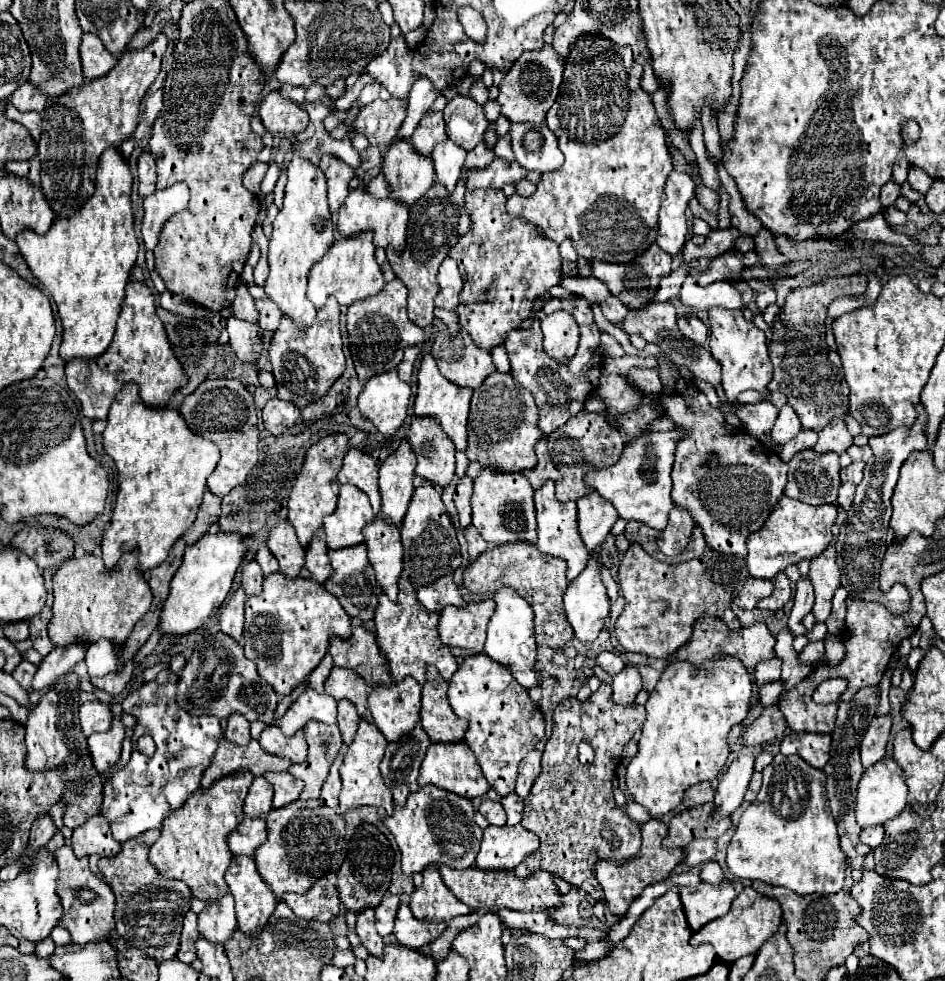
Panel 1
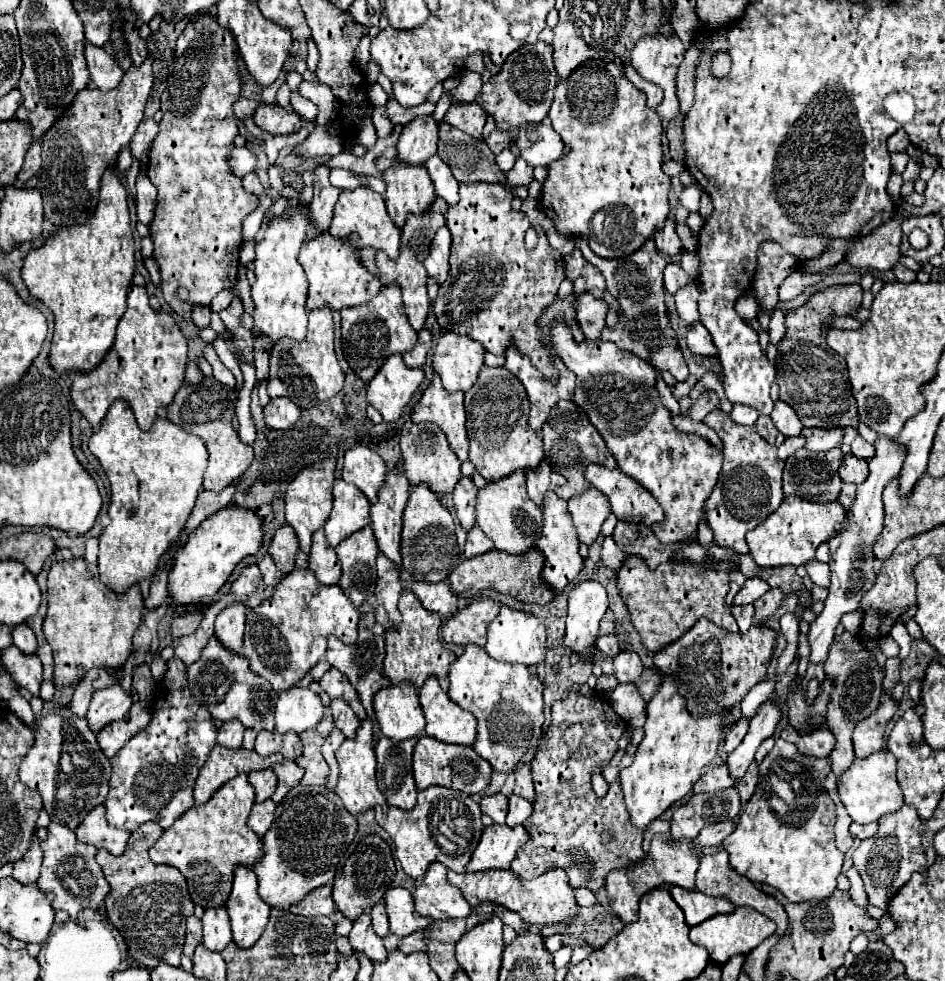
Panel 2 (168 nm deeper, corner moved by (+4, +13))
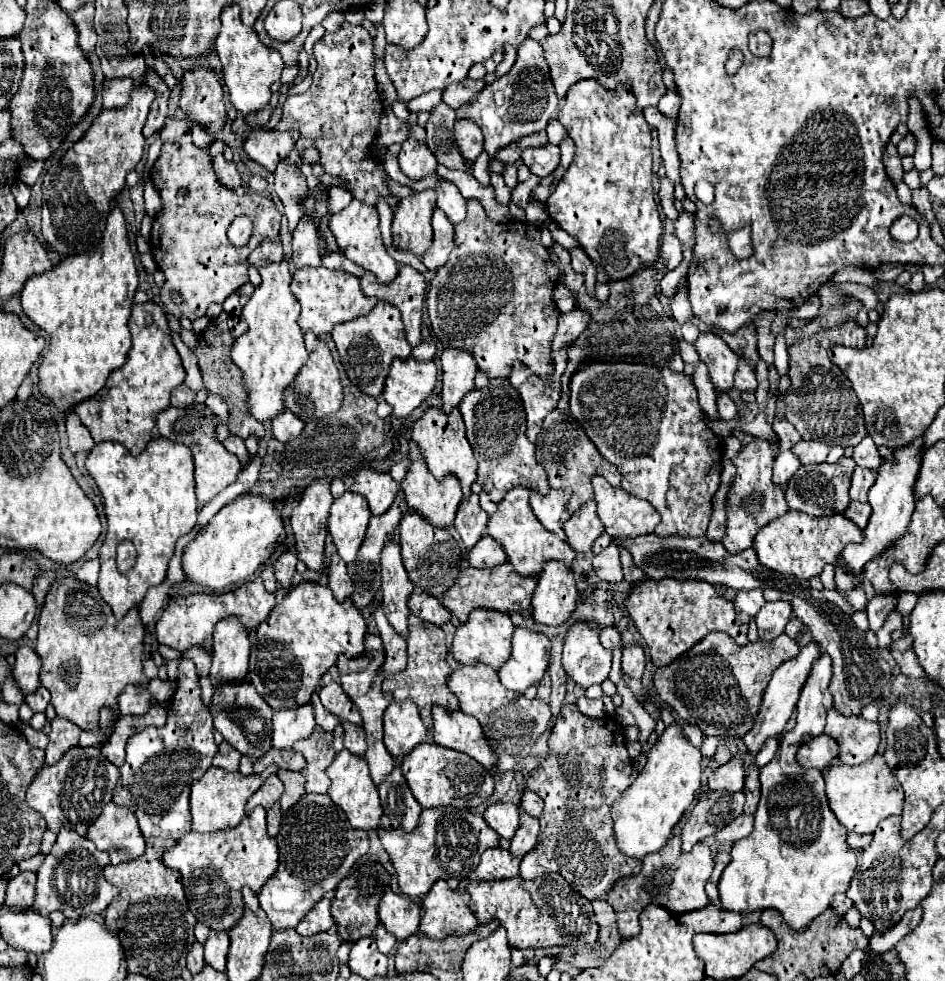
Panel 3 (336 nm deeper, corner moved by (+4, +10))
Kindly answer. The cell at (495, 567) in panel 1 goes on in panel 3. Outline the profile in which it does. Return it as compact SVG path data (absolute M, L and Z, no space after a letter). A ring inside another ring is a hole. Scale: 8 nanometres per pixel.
M509 563L491 567L491 569L473 569L467 567L459 573L459 579L455 581L453 587L447 589L443 595L443 605L451 611L453 617L457 617L459 623L465 623L471 609L475 607L487 607L487 609L497 609L503 613L525 613L531 609L531 595L537 585L537 577L523 577Z

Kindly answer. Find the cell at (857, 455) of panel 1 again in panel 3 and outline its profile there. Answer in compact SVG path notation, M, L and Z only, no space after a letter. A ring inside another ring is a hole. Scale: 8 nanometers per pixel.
M867 435L861 439L859 445L855 445L853 449L853 461L859 465L859 467L867 467L867 469L879 469L881 465L881 455L877 451L877 445L873 443L873 439Z

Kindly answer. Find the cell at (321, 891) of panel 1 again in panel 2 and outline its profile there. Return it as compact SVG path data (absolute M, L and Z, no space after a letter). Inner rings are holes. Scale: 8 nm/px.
M331 884L321 886L317 890L313 890L311 894L307 894L299 904L293 906L291 912L299 914L299 916L307 916L307 918L333 914L335 912L335 904L331 900Z

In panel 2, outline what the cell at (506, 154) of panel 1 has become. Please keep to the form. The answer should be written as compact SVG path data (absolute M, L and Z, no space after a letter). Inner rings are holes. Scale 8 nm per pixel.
M505 149L501 154L495 157L495 161L500 167L500 169L504 172L507 173L510 171L516 161L515 155L510 151L510 149Z

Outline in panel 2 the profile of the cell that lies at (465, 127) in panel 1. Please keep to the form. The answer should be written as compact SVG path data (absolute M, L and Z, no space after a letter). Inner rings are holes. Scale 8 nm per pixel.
M475 102L461 104L461 106L451 106L445 114L445 122L449 122L457 130L467 132L469 136L475 136L475 138L481 138L485 120L487 120L487 114Z

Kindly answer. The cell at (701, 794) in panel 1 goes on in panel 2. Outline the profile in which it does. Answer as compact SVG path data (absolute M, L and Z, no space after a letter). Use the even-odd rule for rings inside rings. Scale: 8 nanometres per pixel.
M723 766L719 768L709 768L705 772L705 776L699 778L699 782L693 786L693 792L699 794L699 792L717 792L717 790L723 790L723 788L731 788L735 786L735 780L733 776L729 776L729 770Z

